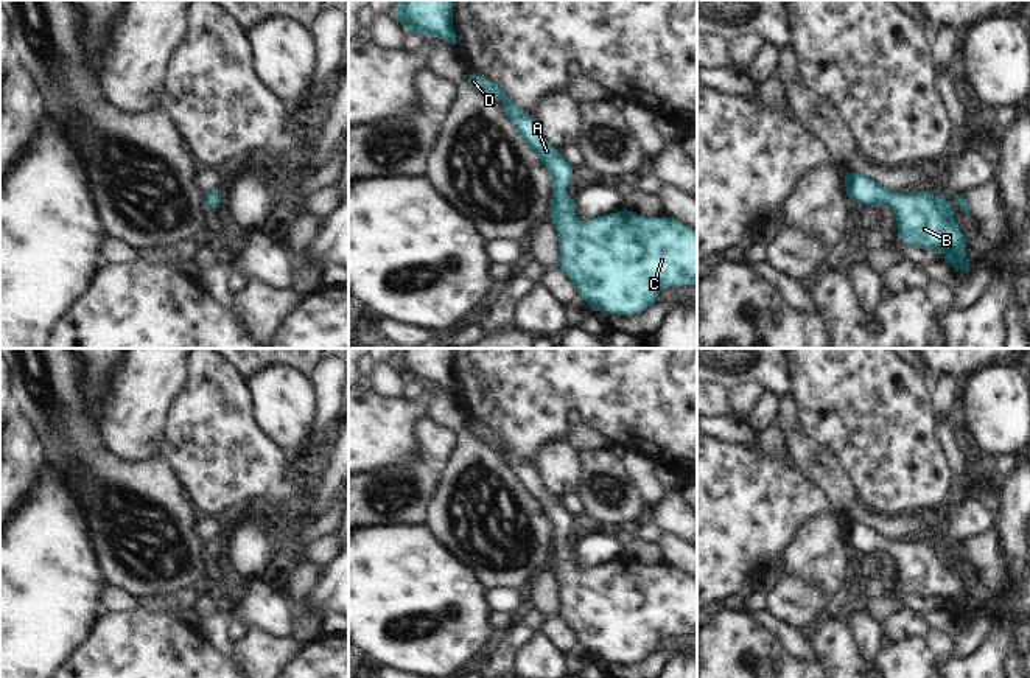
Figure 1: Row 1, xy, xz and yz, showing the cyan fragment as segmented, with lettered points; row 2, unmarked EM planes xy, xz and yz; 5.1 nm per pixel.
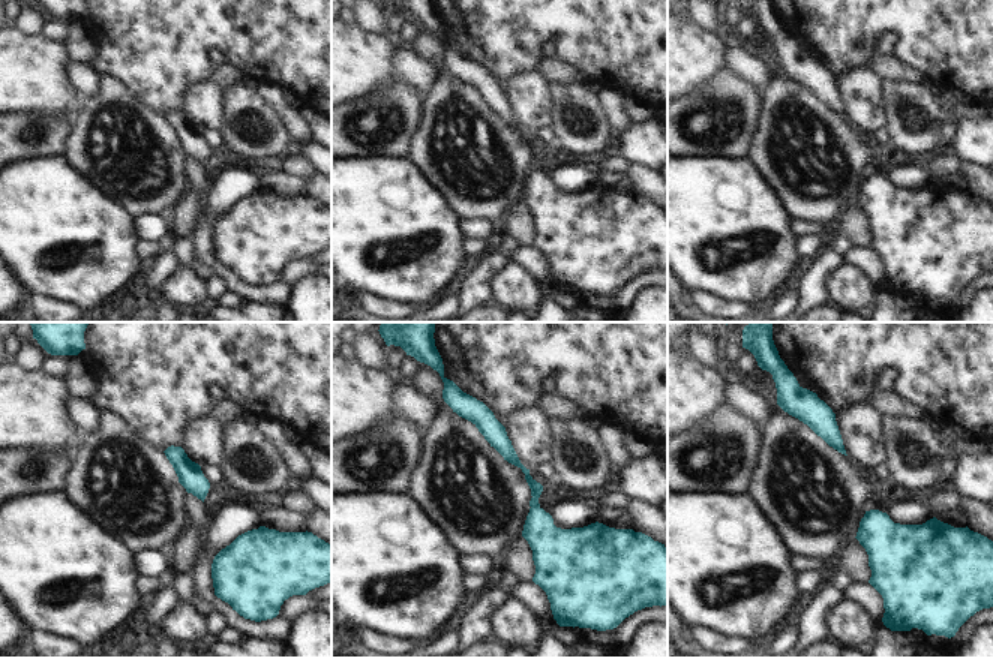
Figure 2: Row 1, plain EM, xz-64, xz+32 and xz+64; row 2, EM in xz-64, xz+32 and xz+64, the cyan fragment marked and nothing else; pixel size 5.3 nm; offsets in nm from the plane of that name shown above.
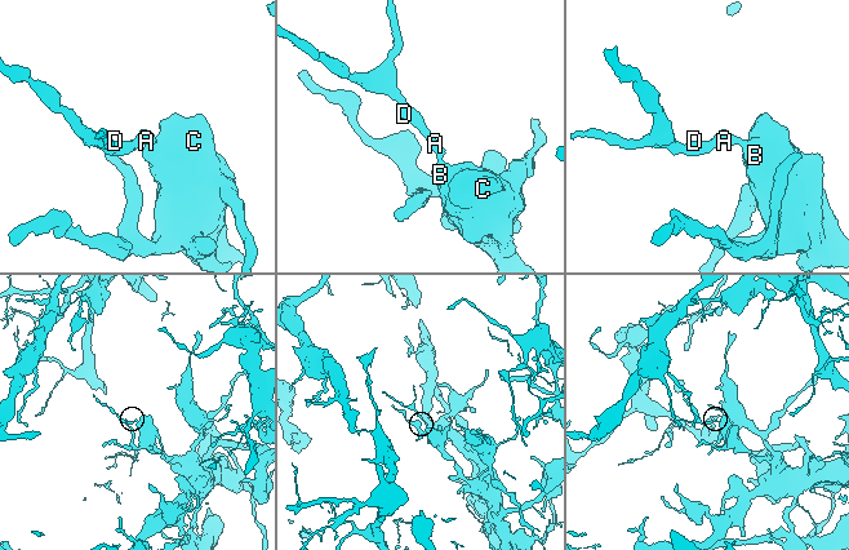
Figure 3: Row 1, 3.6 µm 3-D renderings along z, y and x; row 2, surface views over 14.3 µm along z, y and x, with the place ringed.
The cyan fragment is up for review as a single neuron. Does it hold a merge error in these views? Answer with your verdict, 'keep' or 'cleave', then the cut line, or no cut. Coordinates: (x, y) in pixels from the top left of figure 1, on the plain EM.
keep | no cut

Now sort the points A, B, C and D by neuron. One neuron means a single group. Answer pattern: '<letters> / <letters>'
A B C D

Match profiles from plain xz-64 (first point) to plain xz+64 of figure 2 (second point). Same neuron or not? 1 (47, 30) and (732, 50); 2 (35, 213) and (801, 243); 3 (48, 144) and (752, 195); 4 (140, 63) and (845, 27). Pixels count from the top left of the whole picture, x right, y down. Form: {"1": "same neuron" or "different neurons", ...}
{"1": "different neurons", "2": "different neurons", "3": "different neurons", "4": "same neuron"}

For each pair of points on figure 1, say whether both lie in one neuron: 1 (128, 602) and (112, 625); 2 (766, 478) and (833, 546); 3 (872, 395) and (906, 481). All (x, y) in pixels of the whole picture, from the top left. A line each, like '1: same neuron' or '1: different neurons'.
1: different neurons
2: different neurons
3: same neuron

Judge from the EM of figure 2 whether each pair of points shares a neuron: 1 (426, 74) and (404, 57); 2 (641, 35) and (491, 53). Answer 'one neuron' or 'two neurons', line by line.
1: one neuron
2: one neuron

